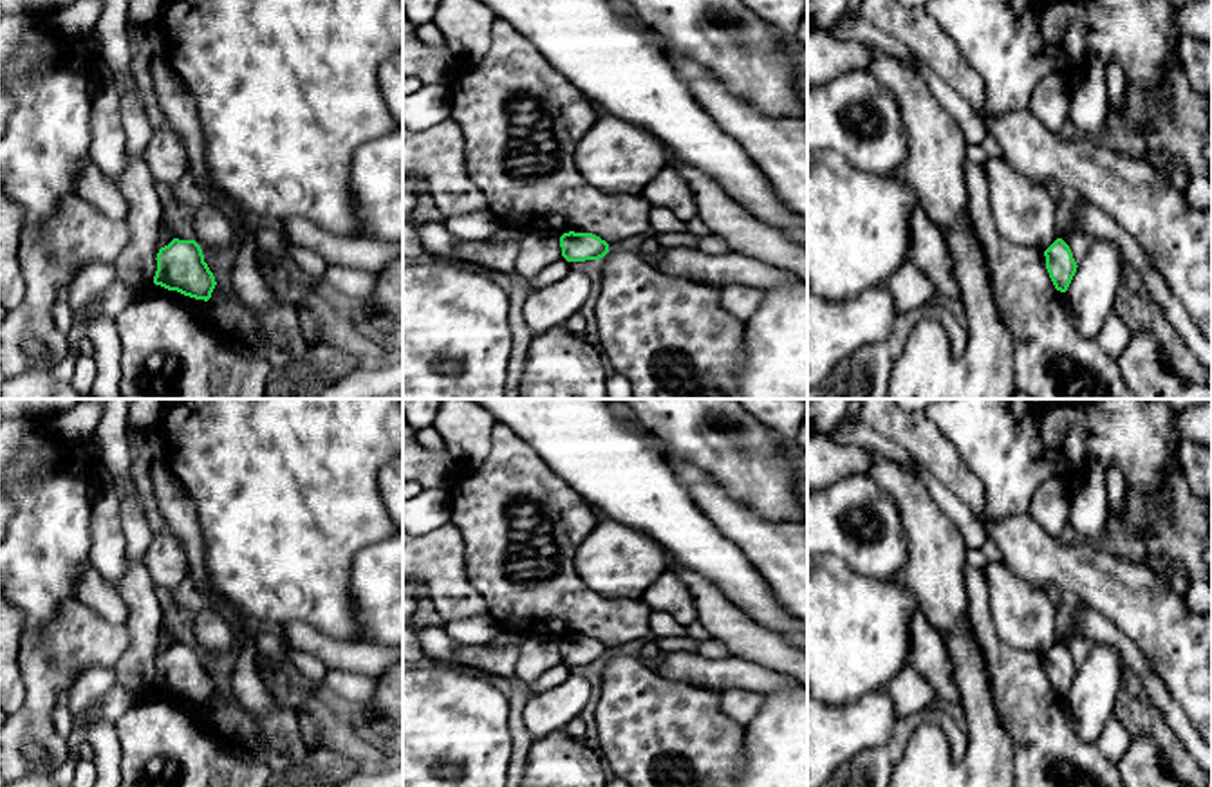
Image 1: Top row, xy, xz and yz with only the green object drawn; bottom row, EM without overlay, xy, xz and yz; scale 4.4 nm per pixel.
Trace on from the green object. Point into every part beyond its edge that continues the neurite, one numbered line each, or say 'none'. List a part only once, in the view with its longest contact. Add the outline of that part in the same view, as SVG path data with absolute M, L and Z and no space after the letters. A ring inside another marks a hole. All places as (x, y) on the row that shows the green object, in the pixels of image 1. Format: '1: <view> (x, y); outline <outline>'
none

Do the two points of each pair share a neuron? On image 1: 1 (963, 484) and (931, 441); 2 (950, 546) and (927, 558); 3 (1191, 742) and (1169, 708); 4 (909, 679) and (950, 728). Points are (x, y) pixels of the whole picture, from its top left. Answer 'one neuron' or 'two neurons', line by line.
1: one neuron
2: one neuron
3: one neuron
4: two neurons

